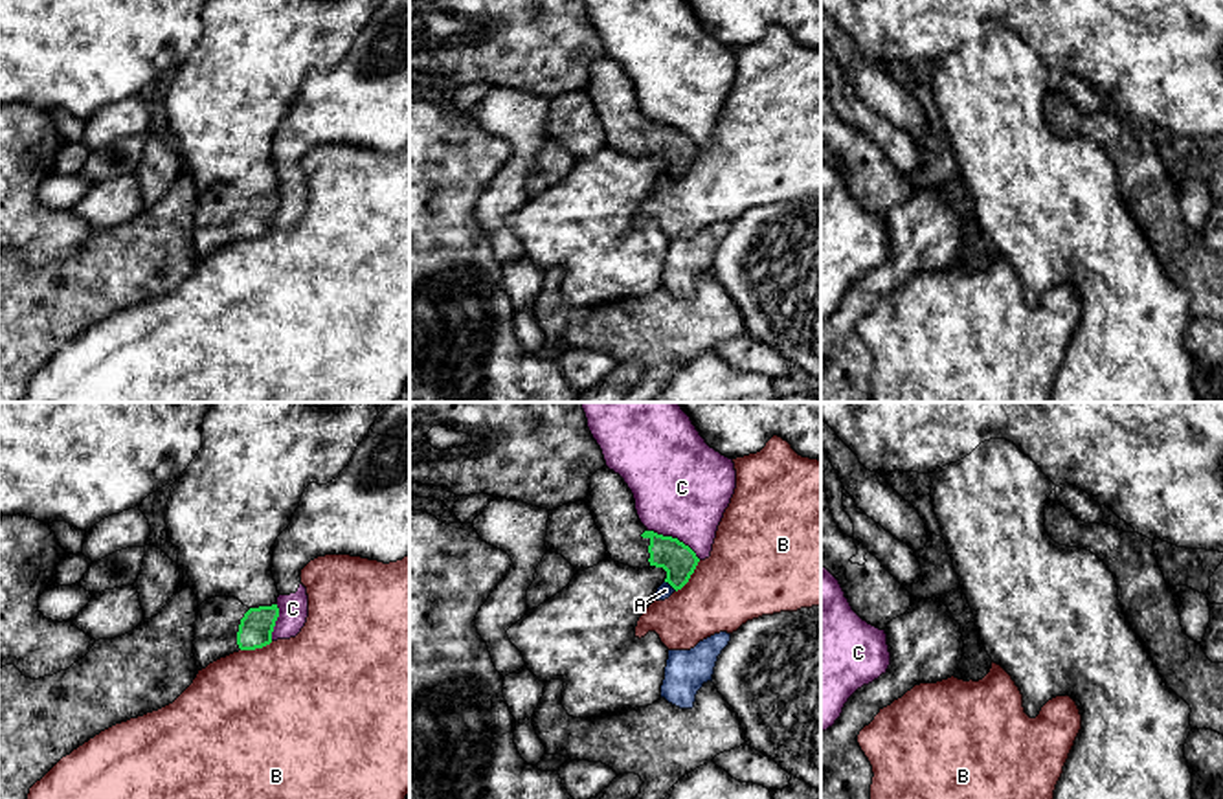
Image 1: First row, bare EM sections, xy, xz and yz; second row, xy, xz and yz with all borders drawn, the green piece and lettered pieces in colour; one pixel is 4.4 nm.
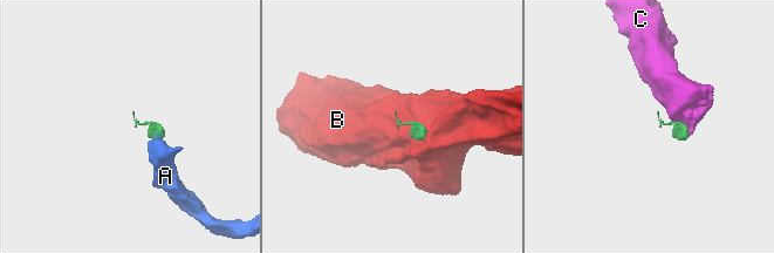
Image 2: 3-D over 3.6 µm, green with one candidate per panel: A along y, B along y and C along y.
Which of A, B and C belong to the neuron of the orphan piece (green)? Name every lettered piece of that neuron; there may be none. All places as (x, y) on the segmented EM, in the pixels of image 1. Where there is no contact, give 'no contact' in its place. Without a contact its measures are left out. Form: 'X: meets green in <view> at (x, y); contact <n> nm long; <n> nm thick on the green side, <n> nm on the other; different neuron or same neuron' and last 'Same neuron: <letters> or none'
A: meets green in xz at (671, 585); contact 70 nm long; 150 nm thick on the green side, 70 nm on the other; same neuron
B: meets green in xz at (689, 577); contact 180 nm long; 150 nm thick on the green side, 360 nm on the other; different neuron
C: meets green in xz at (674, 539); contact 260 nm long; 150 nm thick on the green side, 420 nm on the other; different neuron
Same neuron: A

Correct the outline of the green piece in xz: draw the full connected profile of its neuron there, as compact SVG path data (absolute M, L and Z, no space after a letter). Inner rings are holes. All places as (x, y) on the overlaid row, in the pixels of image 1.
M608 467L591 476L586 500L606 542L606 557L630 568L663 568L665 582L654 601L665 601L681 590L700 558L672 536L648 531L635 511L635 500L624 479Z

